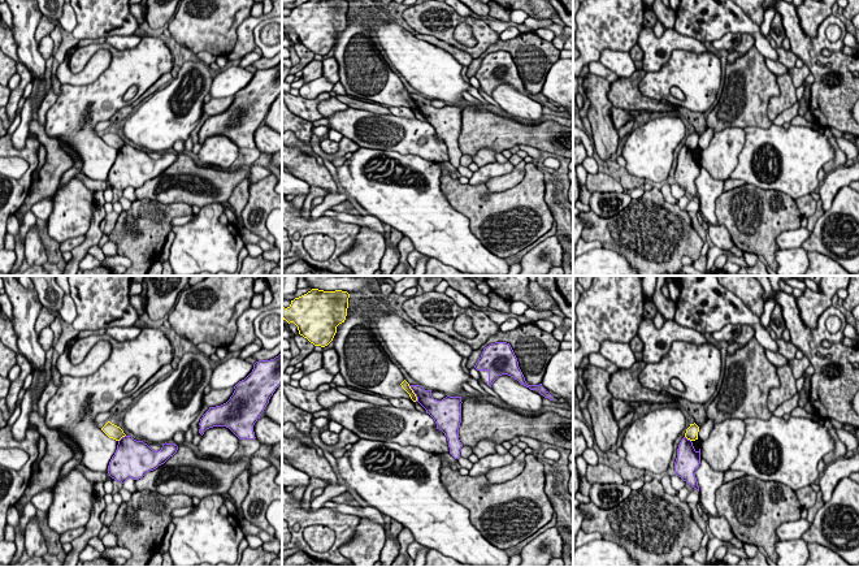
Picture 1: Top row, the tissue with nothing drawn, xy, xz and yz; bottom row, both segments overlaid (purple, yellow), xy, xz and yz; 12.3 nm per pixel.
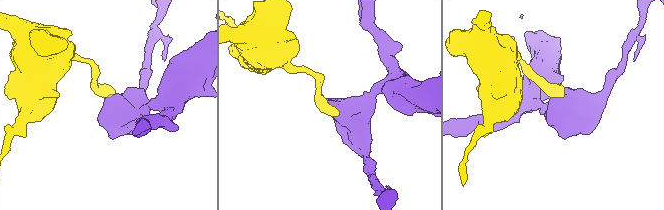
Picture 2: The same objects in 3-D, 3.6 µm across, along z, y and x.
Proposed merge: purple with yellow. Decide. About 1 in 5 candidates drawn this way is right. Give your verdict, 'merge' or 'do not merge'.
do not merge

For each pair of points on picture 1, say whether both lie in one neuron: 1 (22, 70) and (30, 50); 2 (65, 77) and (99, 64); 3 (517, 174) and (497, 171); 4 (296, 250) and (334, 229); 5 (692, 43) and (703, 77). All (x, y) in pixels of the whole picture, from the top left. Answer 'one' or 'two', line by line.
1: two
2: one
3: two
4: one
5: two

